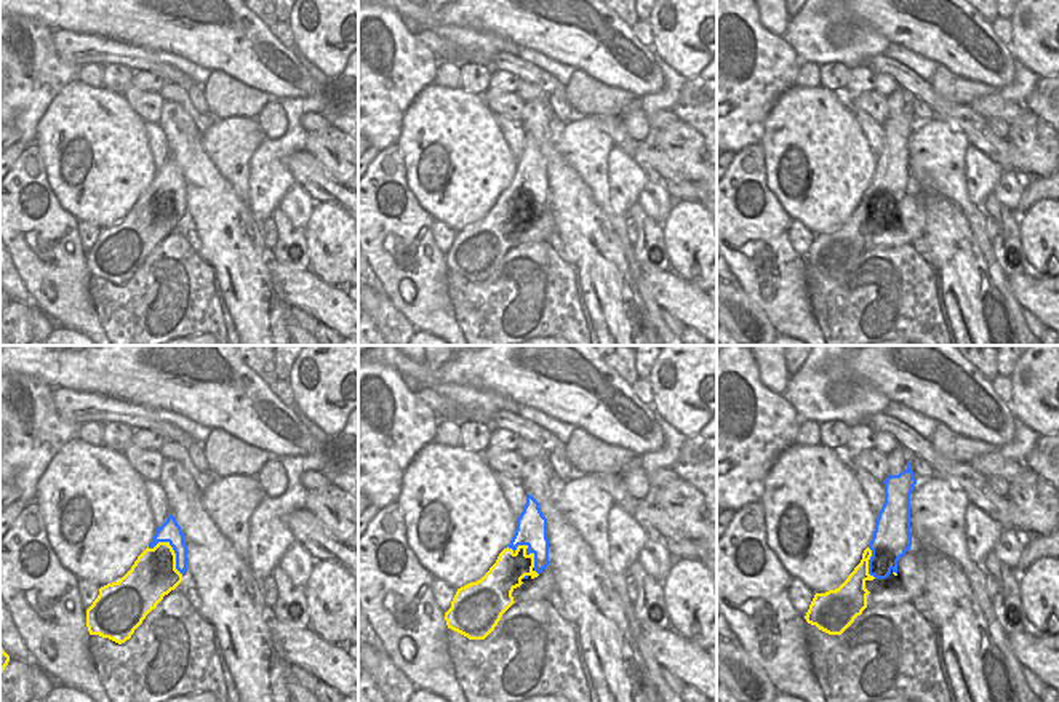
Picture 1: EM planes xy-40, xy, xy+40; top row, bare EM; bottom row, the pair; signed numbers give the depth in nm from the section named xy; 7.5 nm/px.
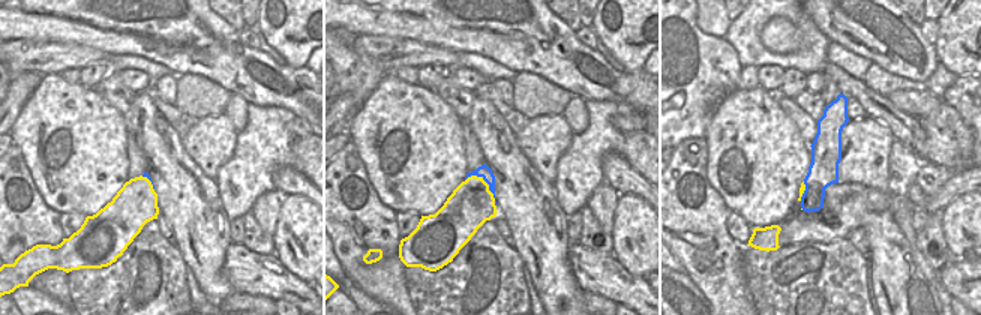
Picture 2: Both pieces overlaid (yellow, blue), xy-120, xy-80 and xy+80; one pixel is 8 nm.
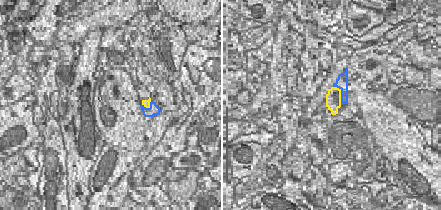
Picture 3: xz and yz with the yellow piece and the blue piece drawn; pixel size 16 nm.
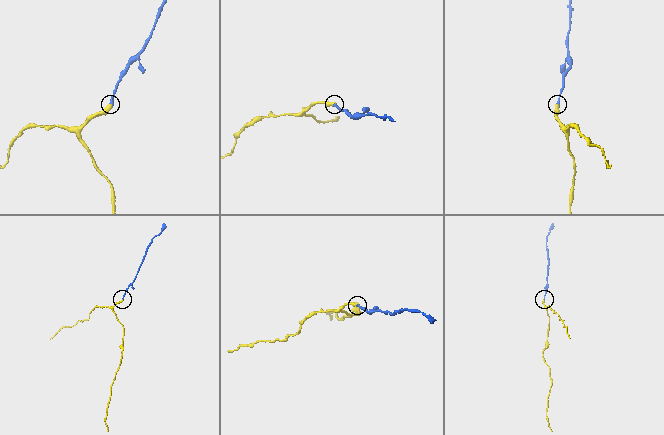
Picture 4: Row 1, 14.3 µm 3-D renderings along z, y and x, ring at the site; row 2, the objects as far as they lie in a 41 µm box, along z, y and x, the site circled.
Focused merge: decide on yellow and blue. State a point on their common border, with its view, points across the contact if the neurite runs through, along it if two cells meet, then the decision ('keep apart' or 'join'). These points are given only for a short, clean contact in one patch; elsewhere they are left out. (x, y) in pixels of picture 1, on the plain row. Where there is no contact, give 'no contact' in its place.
contact xy (527, 189); way xy (509, 211), (527, 189), (531, 168); join

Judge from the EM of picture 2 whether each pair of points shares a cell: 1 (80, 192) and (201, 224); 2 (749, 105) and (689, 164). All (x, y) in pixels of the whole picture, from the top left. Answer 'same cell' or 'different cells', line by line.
1: different cells
2: different cells

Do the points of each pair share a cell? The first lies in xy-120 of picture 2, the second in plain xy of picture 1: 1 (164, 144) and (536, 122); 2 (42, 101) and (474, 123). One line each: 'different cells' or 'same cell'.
1: same cell
2: same cell

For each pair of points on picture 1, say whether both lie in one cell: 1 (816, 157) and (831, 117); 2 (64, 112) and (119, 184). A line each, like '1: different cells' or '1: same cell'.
1: same cell
2: same cell

